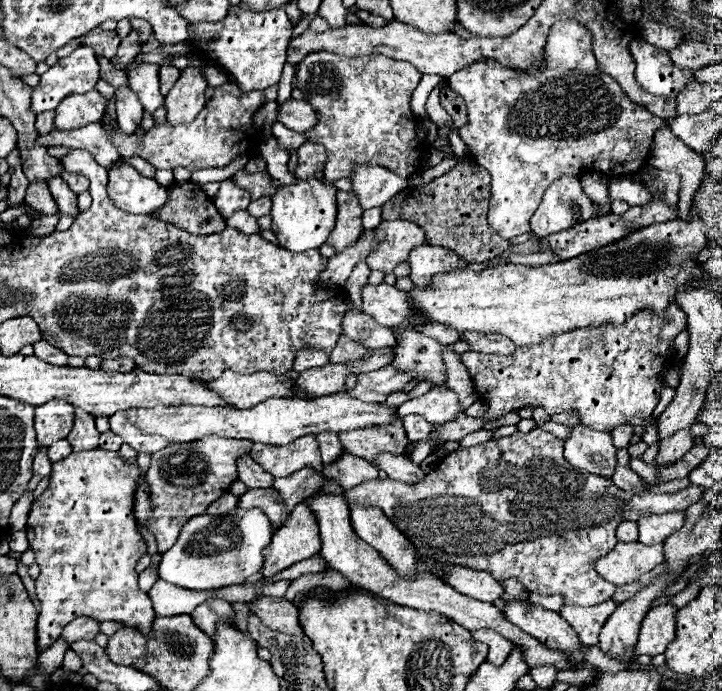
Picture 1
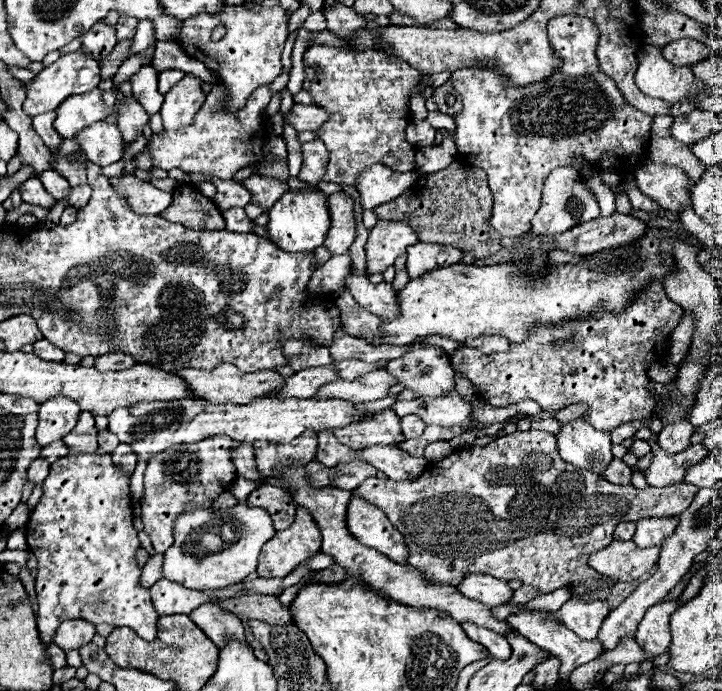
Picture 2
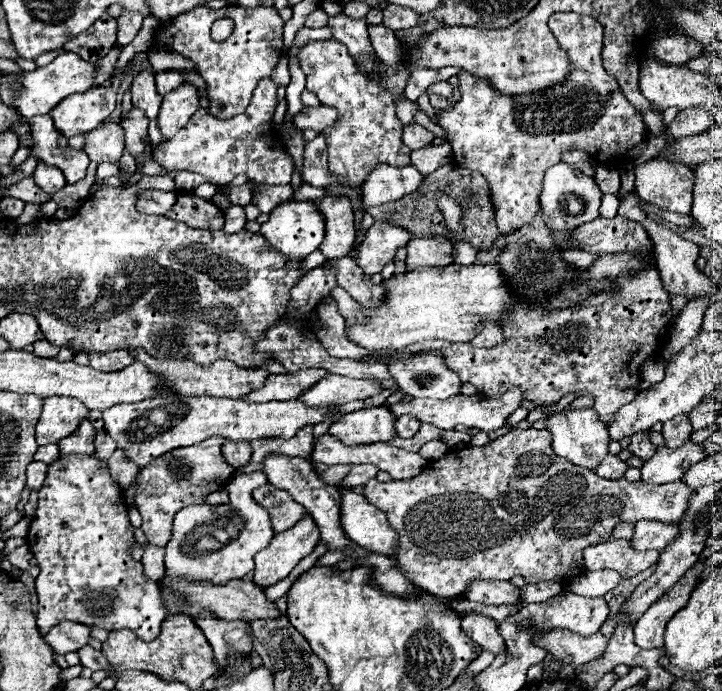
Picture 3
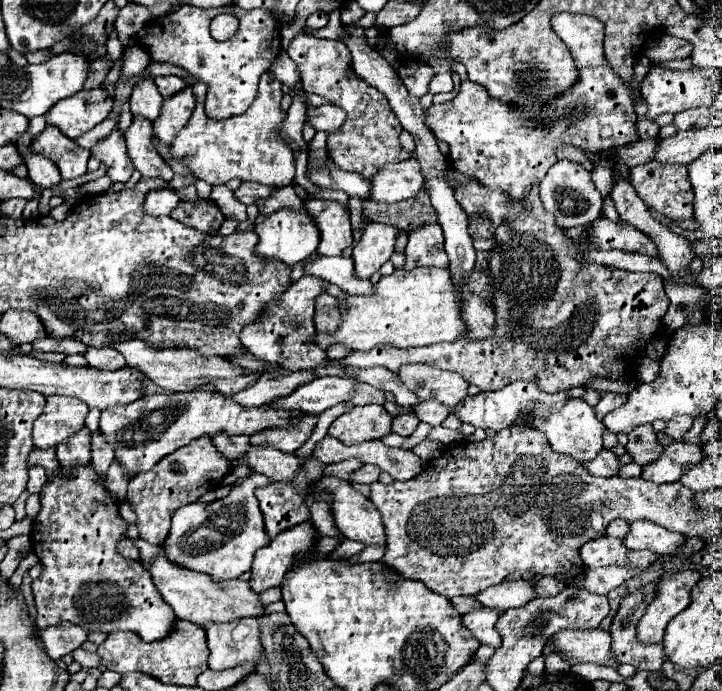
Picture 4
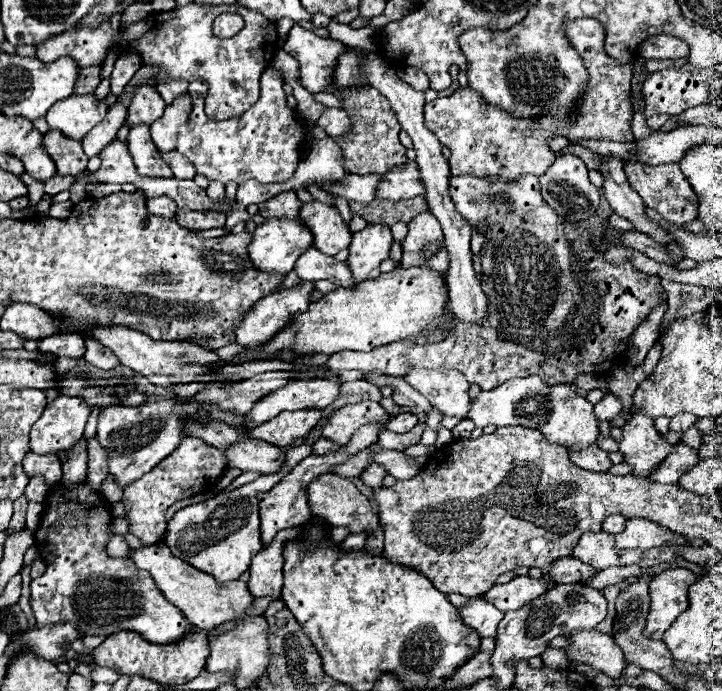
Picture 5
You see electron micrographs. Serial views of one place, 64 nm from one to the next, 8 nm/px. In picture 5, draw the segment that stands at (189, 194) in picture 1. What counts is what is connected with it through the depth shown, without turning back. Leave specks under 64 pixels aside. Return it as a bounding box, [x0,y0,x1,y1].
[176,208,224,230]

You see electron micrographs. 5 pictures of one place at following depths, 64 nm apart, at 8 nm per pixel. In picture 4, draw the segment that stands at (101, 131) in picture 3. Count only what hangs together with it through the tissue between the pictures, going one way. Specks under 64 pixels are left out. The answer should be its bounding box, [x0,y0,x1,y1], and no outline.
[91,128,134,182]

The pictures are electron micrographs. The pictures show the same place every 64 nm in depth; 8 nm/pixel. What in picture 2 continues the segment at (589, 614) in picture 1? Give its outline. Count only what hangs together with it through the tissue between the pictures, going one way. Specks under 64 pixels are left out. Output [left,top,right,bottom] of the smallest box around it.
[552,598,610,640]

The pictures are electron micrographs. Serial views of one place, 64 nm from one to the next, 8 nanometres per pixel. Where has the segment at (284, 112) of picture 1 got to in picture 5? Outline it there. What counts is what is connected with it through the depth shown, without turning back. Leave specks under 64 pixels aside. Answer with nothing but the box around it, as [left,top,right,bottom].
[316,108,350,136]

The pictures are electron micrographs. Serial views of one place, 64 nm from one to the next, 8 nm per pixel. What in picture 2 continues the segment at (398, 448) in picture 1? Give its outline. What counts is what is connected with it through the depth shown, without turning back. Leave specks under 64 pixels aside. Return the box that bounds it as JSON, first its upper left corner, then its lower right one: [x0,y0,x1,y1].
[334,410,404,452]

